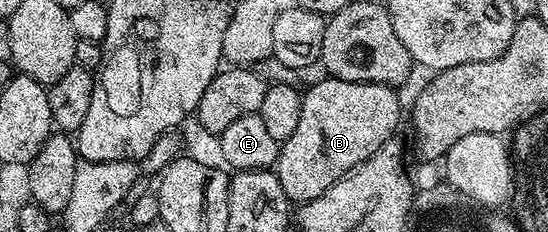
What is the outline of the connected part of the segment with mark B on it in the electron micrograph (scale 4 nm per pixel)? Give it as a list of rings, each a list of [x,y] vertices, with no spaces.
[[[321,77],[321,80],[301,97],[299,109],[299,126],[295,133],[280,144],[277,152],[275,170],[283,193],[287,193],[290,204],[309,203],[315,197],[327,193],[335,181],[339,181],[349,171],[354,171],[359,164],[367,161],[389,139],[394,138],[397,122],[401,119],[401,103],[397,100],[398,92],[382,83],[356,83],[339,81],[332,77]]]

